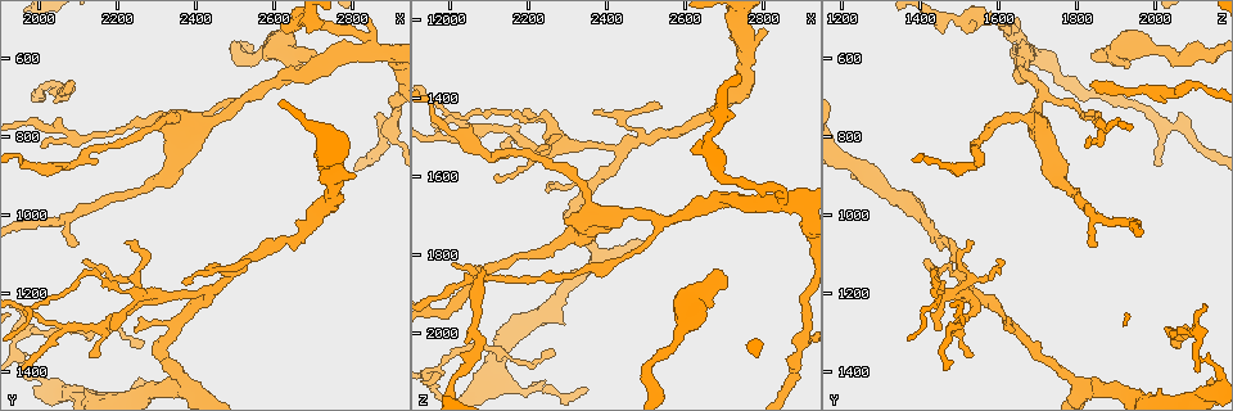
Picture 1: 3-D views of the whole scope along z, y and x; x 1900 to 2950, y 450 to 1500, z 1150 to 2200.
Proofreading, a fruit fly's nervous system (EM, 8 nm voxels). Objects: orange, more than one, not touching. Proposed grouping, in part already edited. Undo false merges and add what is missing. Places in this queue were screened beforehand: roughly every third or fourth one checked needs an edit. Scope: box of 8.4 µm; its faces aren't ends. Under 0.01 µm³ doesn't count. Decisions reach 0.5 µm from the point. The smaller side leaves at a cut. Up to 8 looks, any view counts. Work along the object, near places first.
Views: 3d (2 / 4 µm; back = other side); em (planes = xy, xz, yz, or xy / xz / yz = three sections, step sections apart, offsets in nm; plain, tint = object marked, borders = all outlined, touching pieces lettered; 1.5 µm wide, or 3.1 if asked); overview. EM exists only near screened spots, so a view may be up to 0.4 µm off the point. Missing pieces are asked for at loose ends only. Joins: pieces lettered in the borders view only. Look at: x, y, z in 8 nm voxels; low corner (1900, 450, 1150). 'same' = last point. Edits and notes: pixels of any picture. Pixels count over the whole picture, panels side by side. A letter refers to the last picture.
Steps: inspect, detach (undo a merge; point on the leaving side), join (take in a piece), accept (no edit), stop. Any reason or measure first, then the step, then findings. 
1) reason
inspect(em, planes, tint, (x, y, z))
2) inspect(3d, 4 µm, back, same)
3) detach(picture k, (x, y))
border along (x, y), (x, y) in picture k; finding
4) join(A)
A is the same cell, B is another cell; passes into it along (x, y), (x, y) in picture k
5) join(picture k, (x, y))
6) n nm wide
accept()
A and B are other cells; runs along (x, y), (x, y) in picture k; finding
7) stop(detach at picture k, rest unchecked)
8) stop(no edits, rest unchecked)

an open end
inspect(em, planes, plain, (2085, 660, 1835))

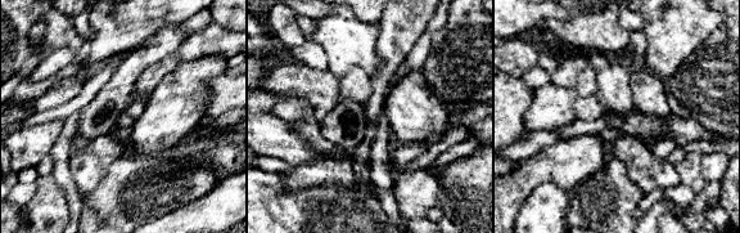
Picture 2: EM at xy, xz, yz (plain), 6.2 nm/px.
inspect(em, planes, borders, same)

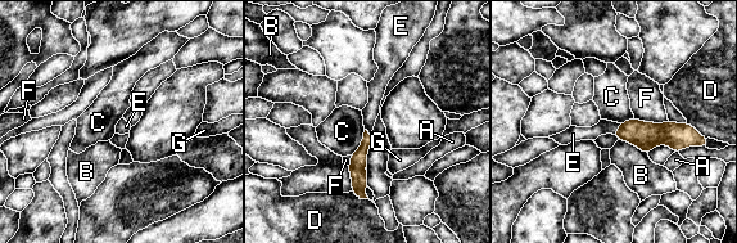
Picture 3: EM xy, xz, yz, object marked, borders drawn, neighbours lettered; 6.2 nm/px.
join(E)
E is the same cell, A, B, C, D, F and G are other cells; passes into it along (645, 135), (616, 129), (604, 126) in picture 3; it goes on there

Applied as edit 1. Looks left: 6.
inspect(overview)

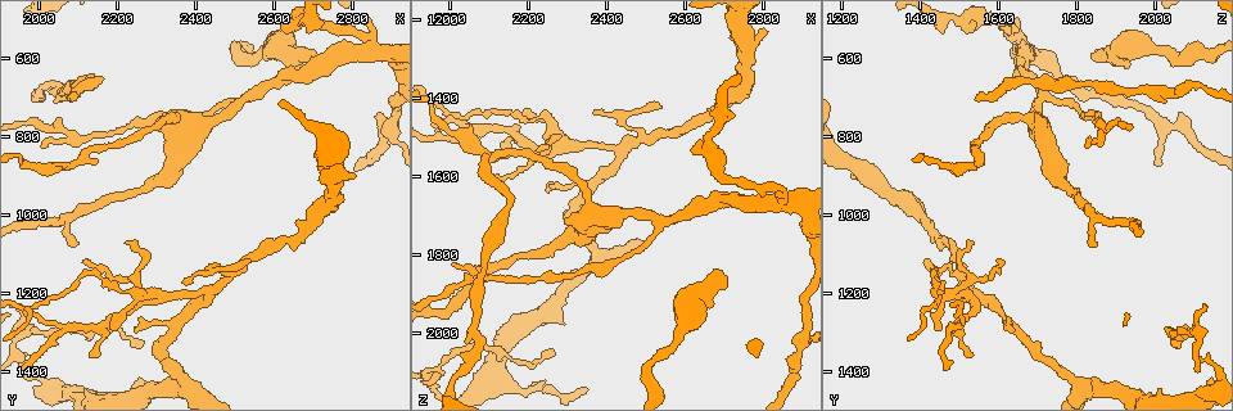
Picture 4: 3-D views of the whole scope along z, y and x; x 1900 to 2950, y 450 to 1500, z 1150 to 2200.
inspect(em, yz, step 8, tint, (2265, 1315, 2055))

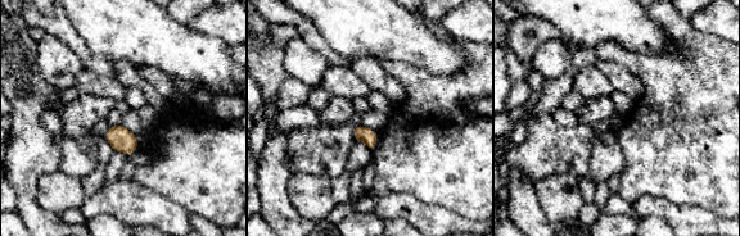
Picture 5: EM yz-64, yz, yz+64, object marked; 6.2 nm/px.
see the neighbours
inspect(em, yz, step 8, borders, same)

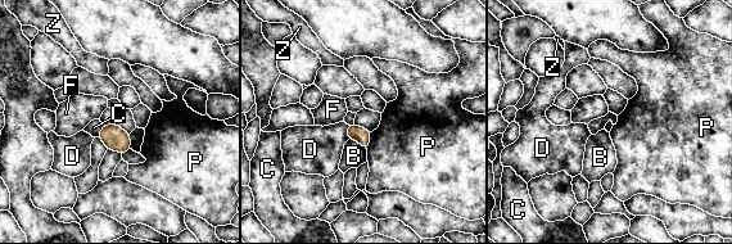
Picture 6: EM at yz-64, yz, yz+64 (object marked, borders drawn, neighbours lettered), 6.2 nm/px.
accept()
B, C, D, F, P and Z are other cells; border along (371, 132), (371, 140), (366, 149) in picture 6; no lettered piece goes on from it

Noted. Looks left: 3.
three arms meet
inspect(3d, 2 µm, (2530, 705, 1715))

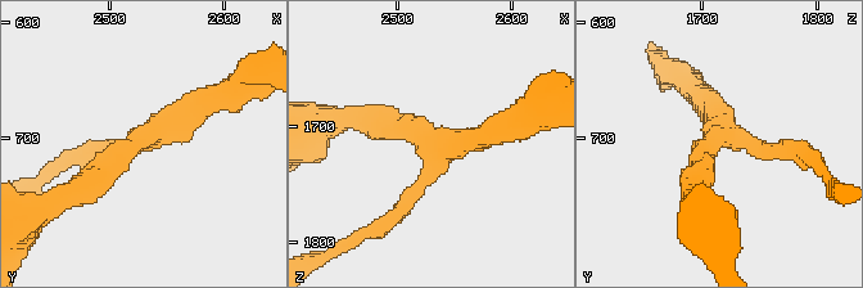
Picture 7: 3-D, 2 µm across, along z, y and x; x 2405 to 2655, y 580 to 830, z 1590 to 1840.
3 arms; now the EM
inspect(em, xz, step 4, tint, (2524, 698, 1712))

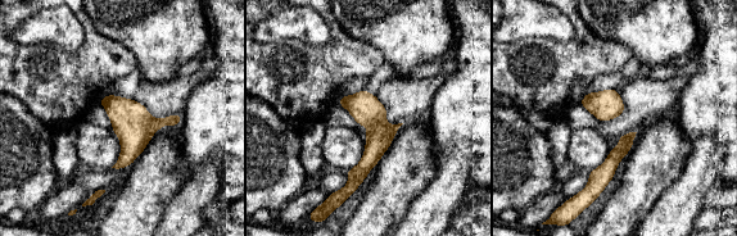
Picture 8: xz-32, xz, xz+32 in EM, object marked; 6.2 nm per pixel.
inspect(em, planes, borders, same)

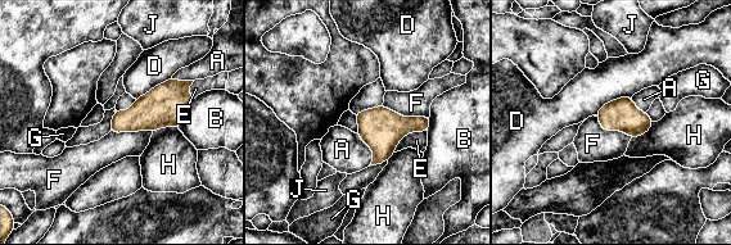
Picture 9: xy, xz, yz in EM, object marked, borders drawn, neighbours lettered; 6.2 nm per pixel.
accept()
A, B, D, E, F, G, H and J are other cells; border along (383, 104), (402, 116), (429, 116) in picture 9; all the same neuron

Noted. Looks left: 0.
stop(join at picture 3, rest unchecked)

